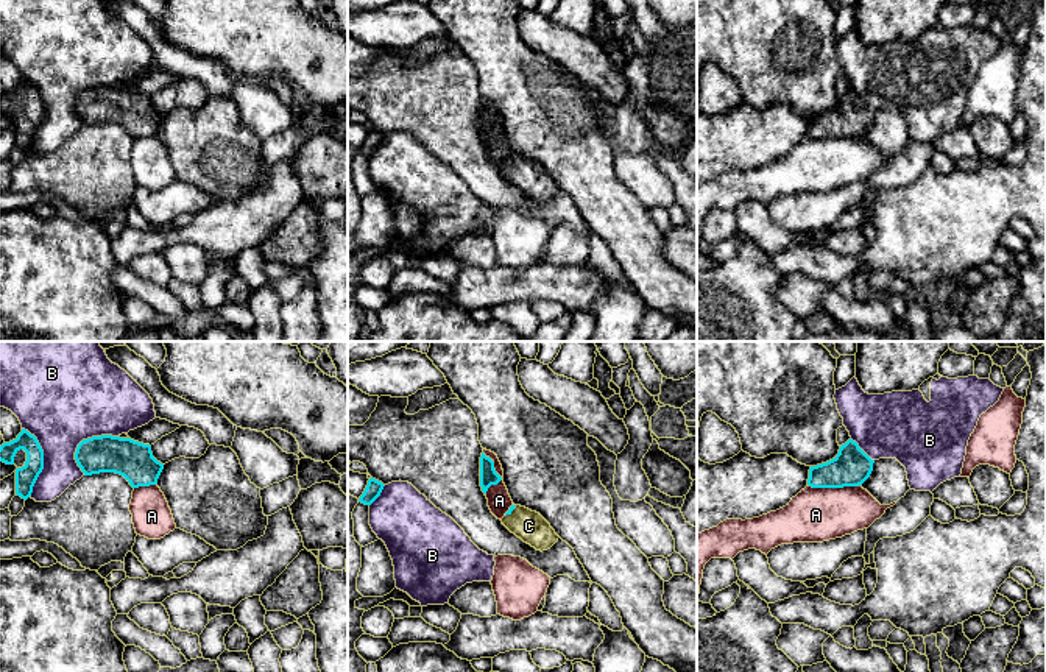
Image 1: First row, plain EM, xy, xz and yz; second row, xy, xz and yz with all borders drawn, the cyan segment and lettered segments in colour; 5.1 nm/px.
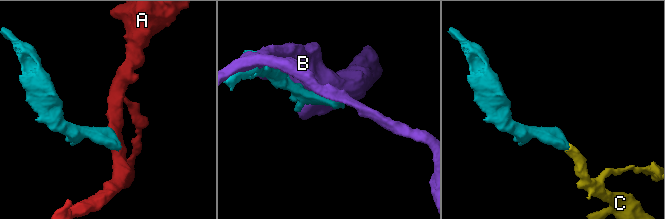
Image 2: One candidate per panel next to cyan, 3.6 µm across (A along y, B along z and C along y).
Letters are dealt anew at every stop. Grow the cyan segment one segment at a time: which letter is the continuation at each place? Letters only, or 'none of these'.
C

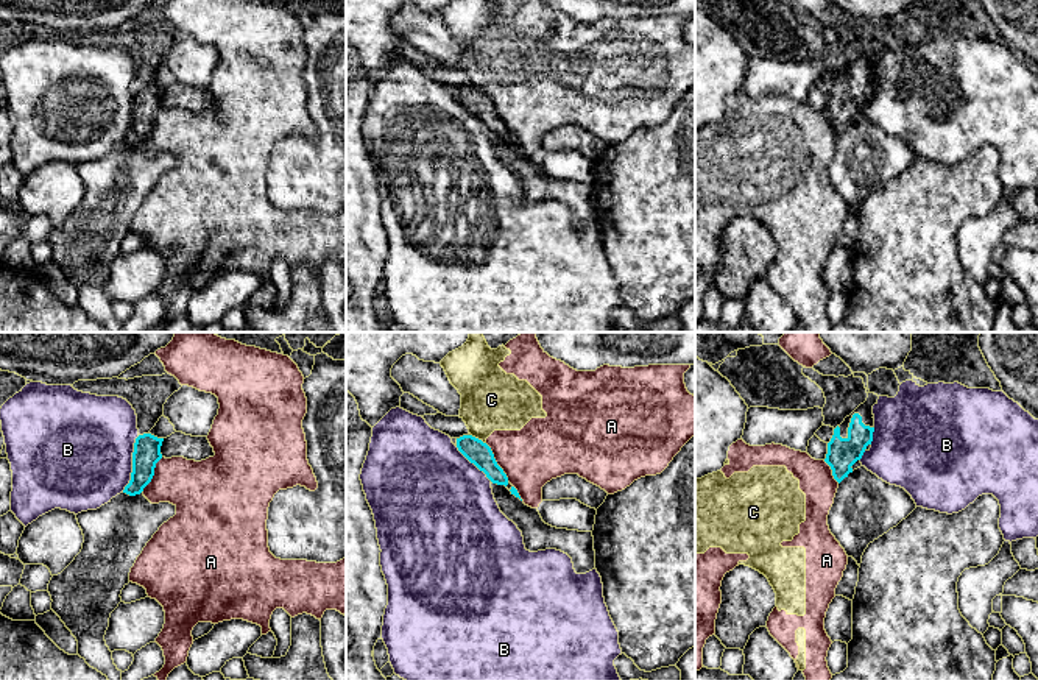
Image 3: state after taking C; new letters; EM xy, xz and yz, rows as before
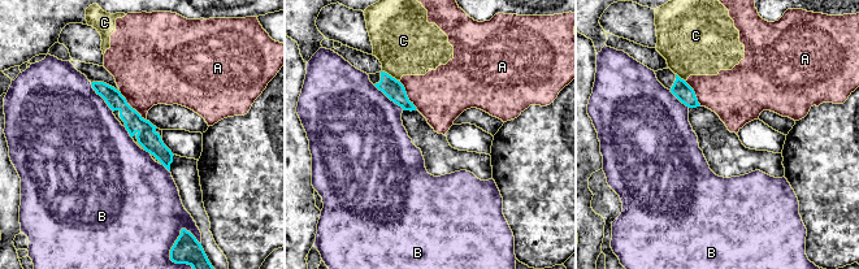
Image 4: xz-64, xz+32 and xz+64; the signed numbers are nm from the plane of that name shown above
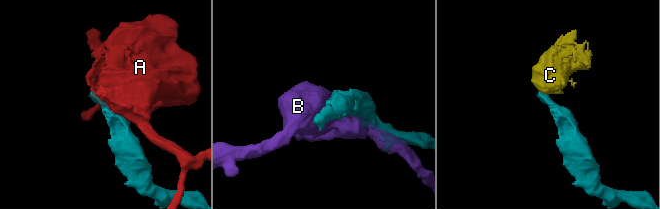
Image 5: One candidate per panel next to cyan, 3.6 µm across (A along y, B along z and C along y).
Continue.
none of these

